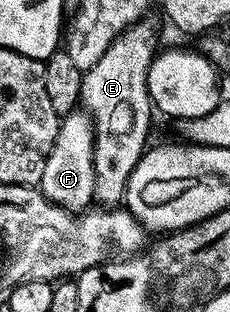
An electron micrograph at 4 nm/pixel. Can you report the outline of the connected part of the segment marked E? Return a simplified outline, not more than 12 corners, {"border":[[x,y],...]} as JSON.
{"border":[[130,25],[83,73],[94,194],[124,199],[149,147],[160,28]]}

